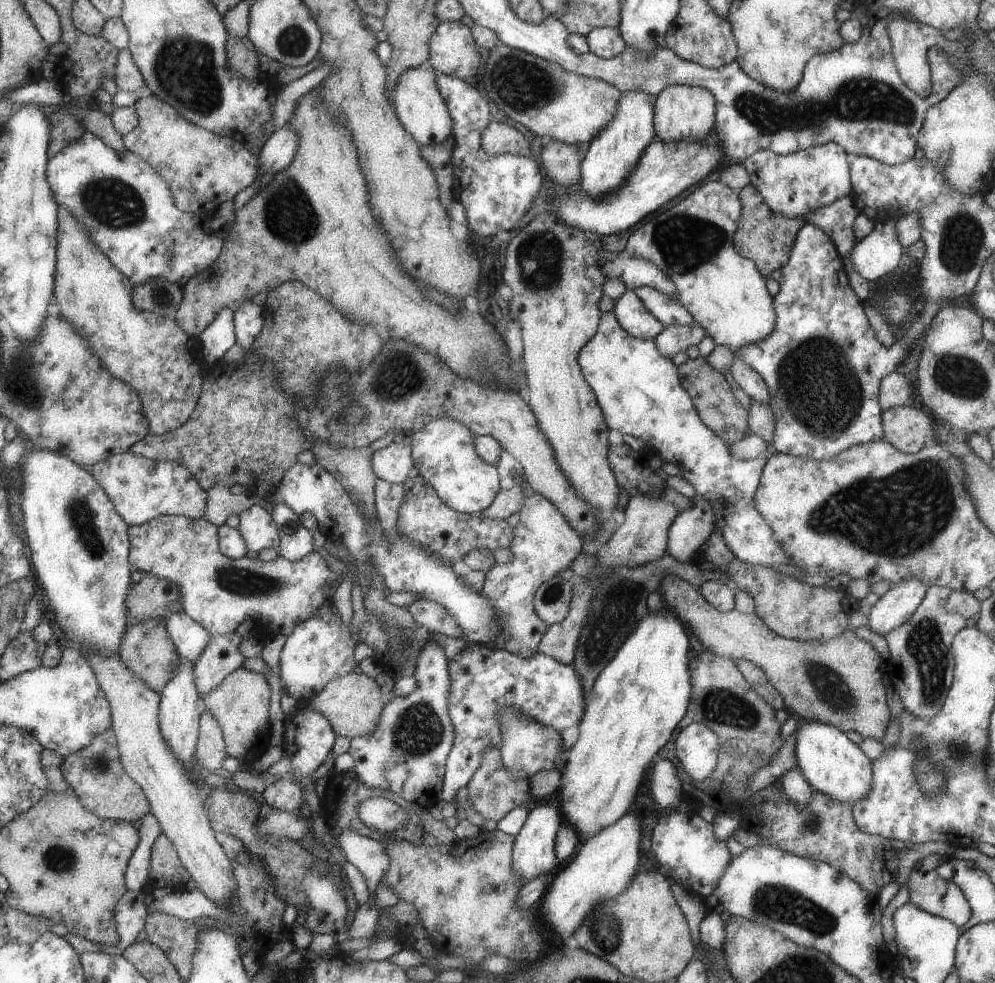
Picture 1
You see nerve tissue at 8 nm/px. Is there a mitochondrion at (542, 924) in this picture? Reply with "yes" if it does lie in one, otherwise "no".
no

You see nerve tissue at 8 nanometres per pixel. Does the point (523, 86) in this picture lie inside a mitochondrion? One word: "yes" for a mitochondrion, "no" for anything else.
yes

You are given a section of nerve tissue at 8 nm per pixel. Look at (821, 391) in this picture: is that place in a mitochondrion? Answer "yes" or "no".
yes

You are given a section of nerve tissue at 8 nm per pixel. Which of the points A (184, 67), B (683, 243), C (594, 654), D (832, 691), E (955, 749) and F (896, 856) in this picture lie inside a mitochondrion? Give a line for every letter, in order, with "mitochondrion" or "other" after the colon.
A: mitochondrion
B: mitochondrion
C: mitochondrion
D: mitochondrion
E: mitochondrion
F: other

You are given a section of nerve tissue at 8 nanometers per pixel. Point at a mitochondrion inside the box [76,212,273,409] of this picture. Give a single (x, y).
(163, 294)

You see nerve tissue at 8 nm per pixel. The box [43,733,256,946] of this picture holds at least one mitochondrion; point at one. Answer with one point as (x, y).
(100, 764)

